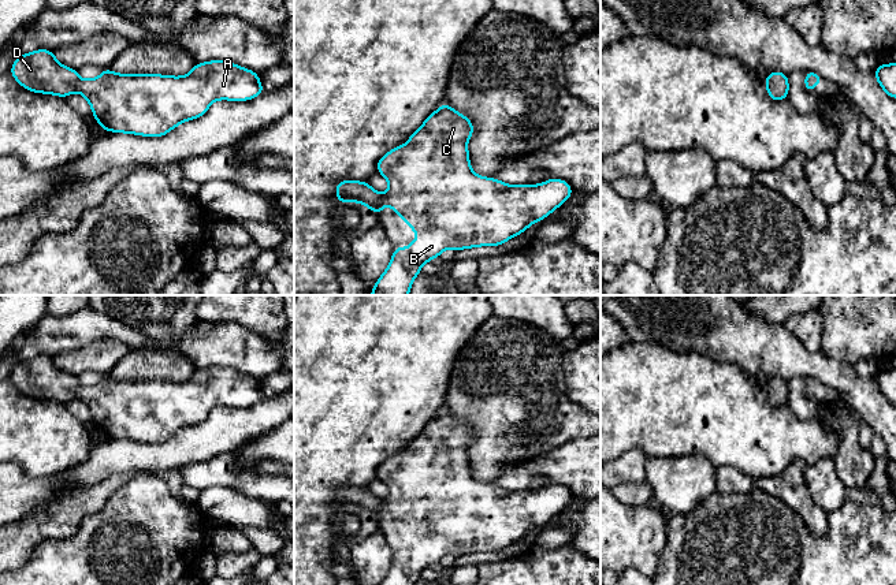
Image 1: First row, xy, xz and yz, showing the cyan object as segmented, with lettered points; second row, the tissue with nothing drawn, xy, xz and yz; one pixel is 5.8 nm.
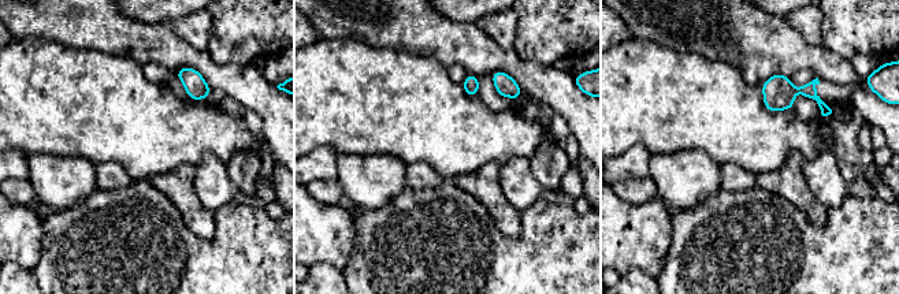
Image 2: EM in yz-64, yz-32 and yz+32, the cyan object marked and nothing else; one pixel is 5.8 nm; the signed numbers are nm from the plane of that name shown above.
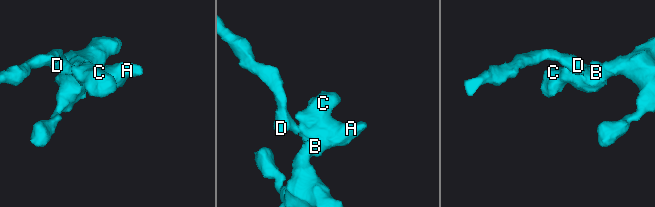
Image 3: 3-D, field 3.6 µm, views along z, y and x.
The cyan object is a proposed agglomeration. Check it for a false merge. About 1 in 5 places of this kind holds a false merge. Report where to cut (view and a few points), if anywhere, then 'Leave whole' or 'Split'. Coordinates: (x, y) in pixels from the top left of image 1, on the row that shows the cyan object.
No split. Leave whole

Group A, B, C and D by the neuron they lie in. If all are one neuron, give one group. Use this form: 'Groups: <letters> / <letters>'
Groups: A B C D

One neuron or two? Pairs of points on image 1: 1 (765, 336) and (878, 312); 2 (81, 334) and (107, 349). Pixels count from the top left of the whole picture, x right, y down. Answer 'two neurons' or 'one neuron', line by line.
1: two neurons
2: two neurons

